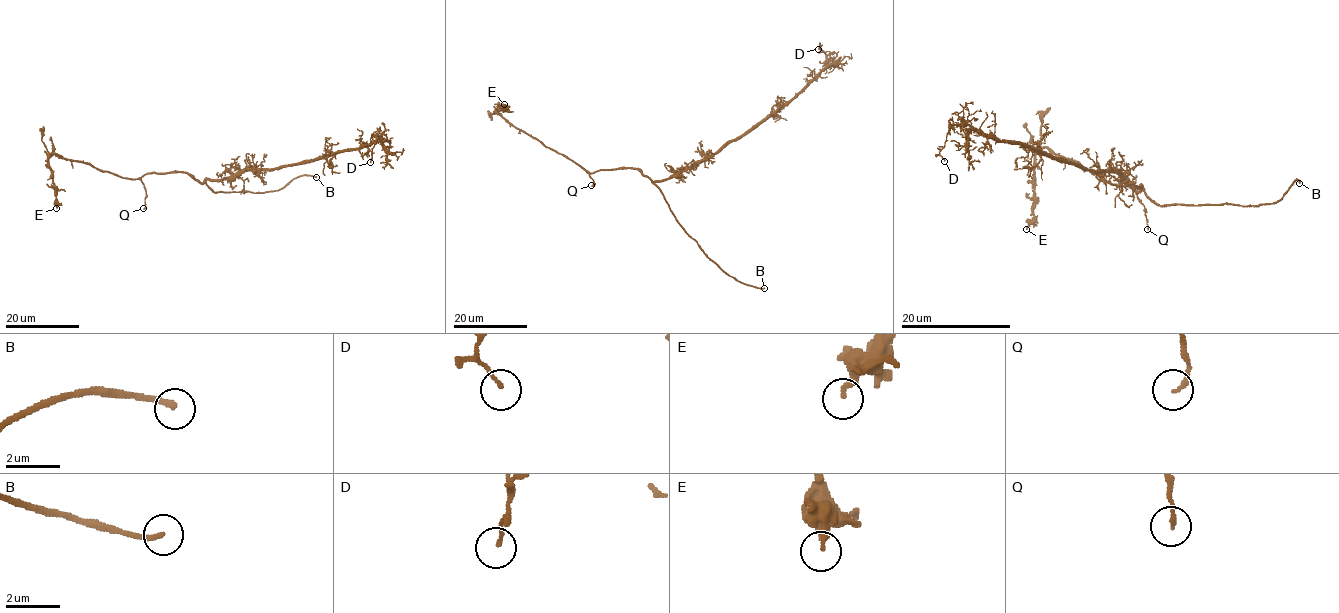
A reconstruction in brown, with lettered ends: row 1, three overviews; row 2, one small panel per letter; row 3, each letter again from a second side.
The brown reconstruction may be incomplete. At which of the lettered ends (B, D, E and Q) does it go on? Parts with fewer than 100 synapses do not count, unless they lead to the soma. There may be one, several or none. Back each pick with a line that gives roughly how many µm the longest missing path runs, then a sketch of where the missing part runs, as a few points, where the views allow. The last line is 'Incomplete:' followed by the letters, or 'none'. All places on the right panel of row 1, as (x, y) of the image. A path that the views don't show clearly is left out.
B: Missing length about 6 µm
Incomplete: B

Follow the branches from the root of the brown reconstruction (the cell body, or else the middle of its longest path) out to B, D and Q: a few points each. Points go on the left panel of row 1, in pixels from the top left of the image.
B: (212, 180), (207, 180), (206, 184), (214, 192), (265, 193), (279, 190), (302, 175), (316, 177)
D: (212, 180), (228, 179), (239, 171), (274, 170), (304, 163), (359, 149), (378, 138), (370, 162)
Q: (212, 180), (201, 183), (185, 172), (145, 173), (141, 177), (146, 192), (143, 208)

